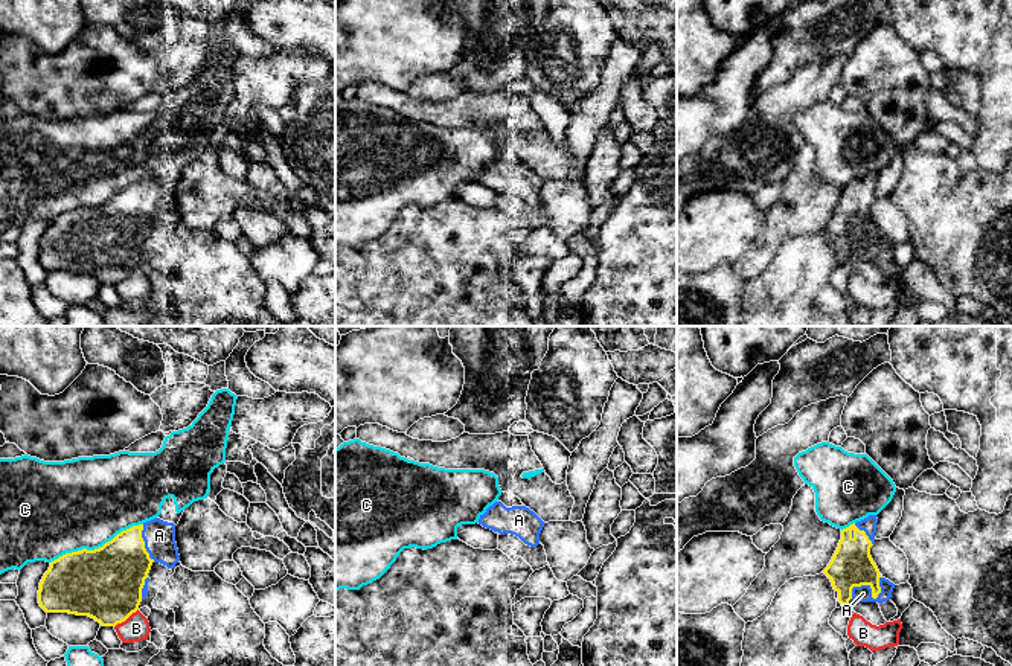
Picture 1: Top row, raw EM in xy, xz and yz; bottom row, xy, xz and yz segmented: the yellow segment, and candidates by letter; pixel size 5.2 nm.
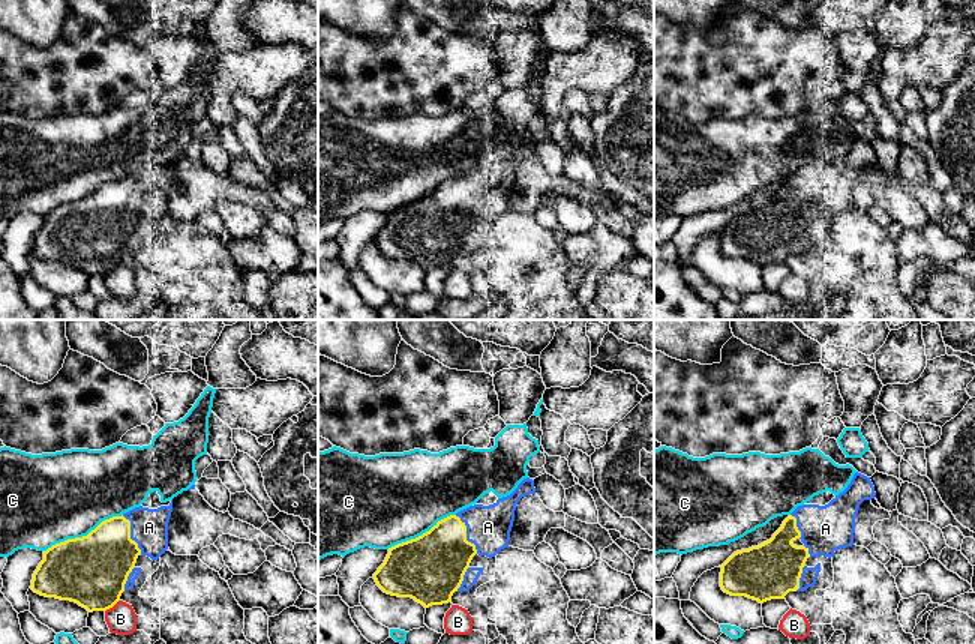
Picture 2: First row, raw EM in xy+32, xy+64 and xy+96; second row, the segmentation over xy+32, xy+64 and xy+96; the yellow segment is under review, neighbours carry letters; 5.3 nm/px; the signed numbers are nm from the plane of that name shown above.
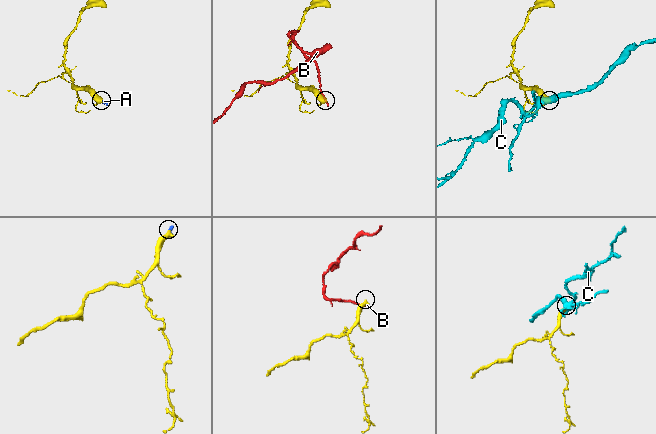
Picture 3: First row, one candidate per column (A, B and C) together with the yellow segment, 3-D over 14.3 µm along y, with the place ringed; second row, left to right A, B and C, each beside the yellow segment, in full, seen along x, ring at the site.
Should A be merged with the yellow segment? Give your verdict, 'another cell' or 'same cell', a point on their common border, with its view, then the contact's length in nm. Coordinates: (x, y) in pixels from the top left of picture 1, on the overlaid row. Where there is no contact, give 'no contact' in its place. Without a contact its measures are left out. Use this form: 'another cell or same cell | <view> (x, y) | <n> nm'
same cell | yz (872, 590) | 200 nm

